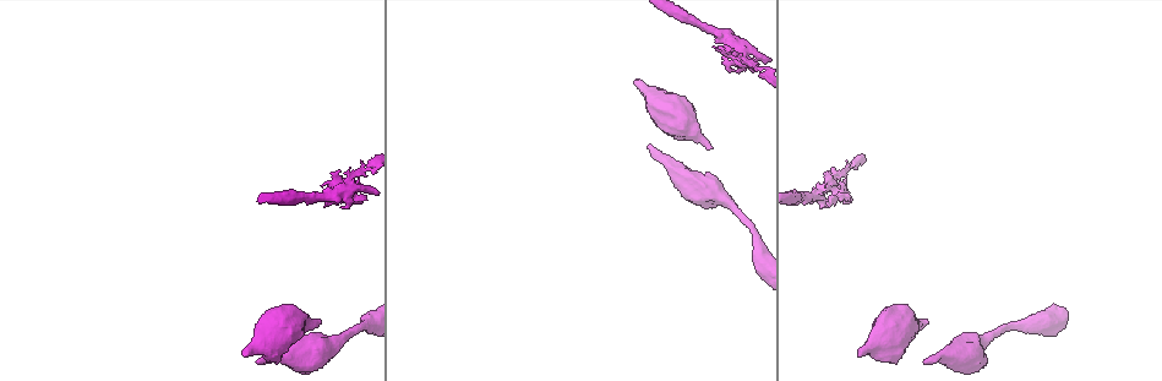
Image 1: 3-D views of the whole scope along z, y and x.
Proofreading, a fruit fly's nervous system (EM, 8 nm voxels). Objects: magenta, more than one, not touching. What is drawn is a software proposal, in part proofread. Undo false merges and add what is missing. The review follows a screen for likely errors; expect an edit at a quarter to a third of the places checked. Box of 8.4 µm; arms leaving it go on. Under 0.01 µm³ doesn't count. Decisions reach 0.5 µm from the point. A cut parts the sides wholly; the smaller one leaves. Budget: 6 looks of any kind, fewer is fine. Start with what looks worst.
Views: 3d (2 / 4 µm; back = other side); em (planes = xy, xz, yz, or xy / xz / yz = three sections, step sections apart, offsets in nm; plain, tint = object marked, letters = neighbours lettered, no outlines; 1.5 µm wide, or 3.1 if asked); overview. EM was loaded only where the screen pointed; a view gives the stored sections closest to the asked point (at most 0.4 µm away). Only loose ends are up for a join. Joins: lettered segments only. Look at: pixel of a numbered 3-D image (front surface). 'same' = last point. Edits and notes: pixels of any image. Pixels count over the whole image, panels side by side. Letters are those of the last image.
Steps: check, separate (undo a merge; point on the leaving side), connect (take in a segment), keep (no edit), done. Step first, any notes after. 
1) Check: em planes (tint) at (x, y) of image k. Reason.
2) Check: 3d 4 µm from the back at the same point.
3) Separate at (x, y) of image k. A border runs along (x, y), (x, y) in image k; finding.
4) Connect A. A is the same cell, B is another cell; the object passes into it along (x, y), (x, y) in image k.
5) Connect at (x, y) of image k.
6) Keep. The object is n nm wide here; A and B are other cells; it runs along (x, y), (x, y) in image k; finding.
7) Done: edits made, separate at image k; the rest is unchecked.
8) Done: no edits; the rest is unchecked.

Check: em planes (letters) at (695, 134) of image 1. Calibre changes.

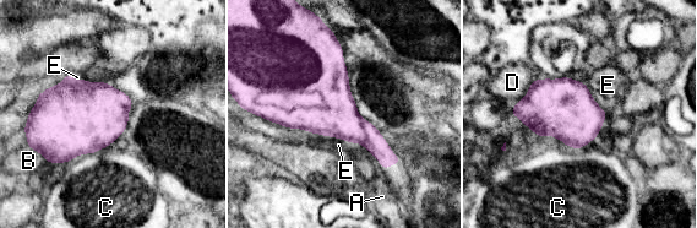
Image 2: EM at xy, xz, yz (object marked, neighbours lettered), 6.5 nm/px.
Keep. The longest contact is with E, 340 nm; A, B, C, D and E are other cells; one neuron here.

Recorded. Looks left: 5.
Check: em planes (tint) at (858, 354) of image 1. Branch stops here.

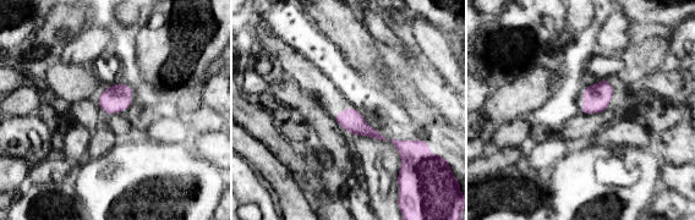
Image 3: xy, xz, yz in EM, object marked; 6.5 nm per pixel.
Check: em planes (letters) at the same point.

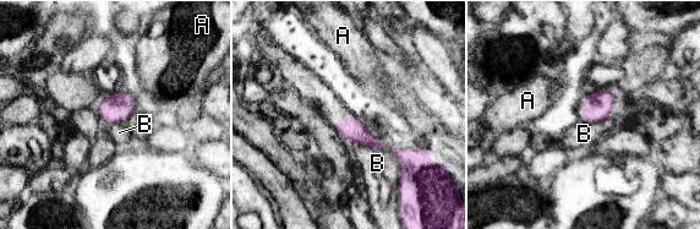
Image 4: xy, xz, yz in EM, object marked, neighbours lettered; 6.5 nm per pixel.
Keep. The object is 150 nm wide here; A and B are other cells; a border runs along (366, 145), (384, 150) in image 4; no lettered segment goes on from it.

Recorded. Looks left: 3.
Check: 3d 4 µm from the back at (1011, 326) of image 1.

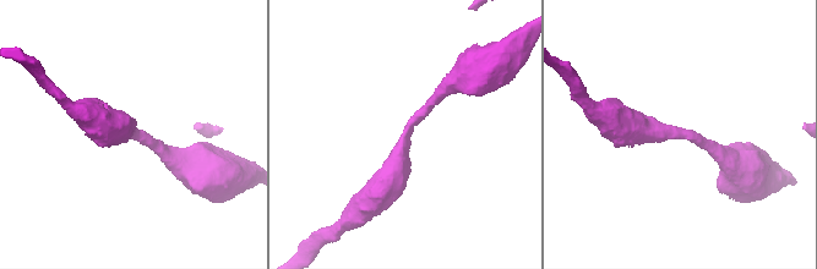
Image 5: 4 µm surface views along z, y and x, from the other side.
Check: em planes (tint) at (405, 131) of image 5. The arms are 220, 420 nm wide.

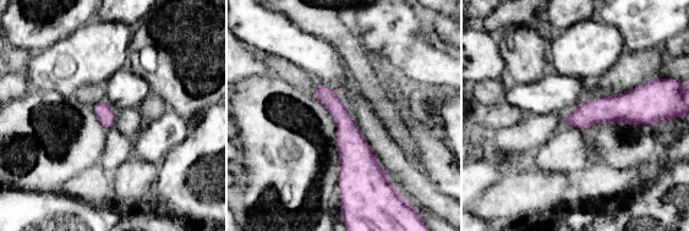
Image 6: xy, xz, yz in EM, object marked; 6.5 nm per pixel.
Check: em planes (letters) at the same point.

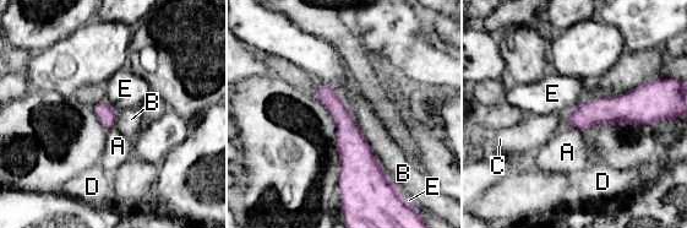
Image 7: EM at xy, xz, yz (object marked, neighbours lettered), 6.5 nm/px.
Keep. The object is 110 nm wide here; A, B, C, D and E are other cells; all the same neuron.

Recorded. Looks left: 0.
Done: no edits; the rest is unchecked.

